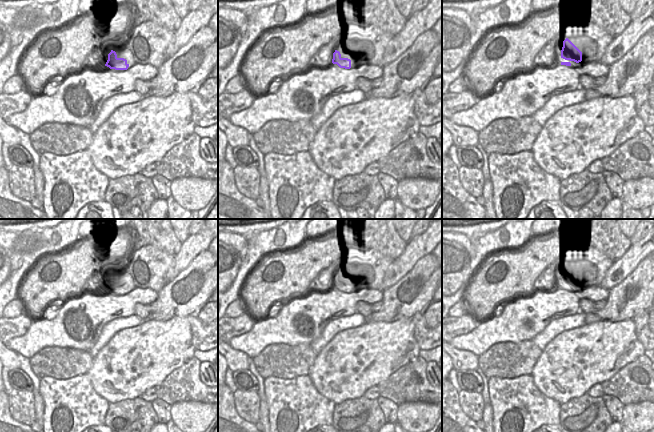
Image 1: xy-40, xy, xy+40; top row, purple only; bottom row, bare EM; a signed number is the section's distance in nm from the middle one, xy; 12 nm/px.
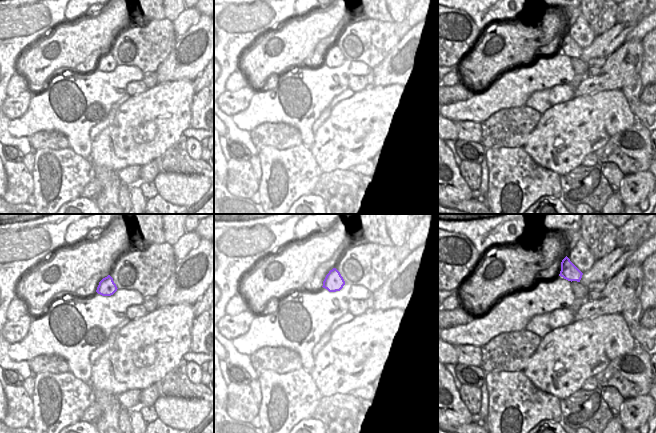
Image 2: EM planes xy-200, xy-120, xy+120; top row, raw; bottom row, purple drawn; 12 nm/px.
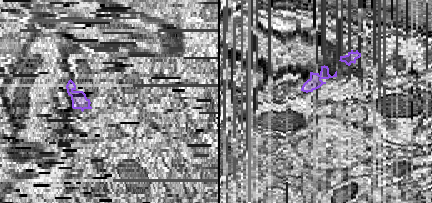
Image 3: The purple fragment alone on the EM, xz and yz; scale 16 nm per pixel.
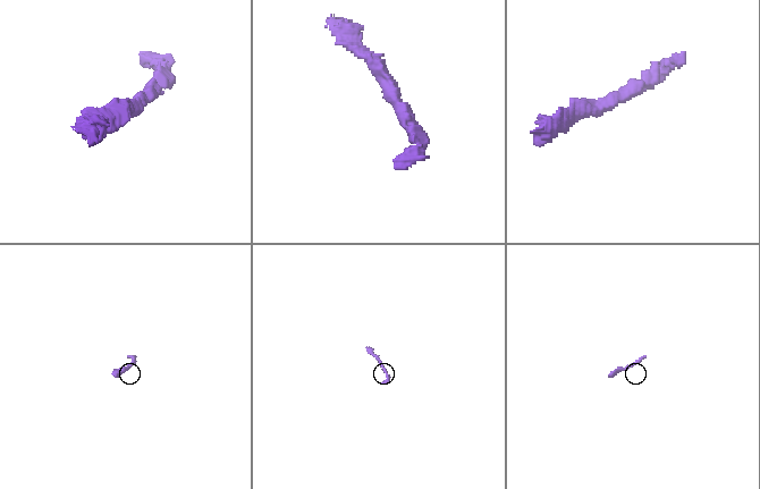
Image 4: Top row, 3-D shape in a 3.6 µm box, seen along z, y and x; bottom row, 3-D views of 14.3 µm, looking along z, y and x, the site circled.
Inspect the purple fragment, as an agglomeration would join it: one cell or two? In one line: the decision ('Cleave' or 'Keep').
Keep.

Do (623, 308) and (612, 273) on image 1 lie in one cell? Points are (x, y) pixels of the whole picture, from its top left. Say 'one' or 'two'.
two

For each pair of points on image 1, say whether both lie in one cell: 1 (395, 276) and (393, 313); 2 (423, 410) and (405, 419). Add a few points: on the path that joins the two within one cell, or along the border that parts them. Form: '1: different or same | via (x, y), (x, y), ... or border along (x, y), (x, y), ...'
1: different | border along (412, 268), (394, 284), (383, 290)
2: same | via (419, 414), (416, 417), (409, 417)

